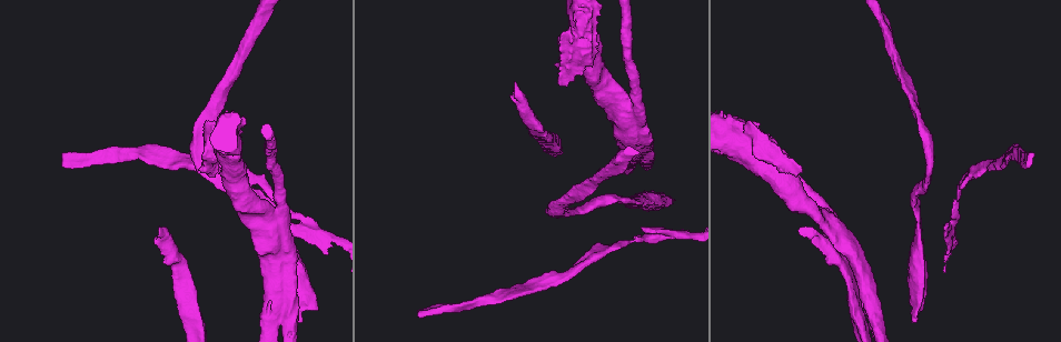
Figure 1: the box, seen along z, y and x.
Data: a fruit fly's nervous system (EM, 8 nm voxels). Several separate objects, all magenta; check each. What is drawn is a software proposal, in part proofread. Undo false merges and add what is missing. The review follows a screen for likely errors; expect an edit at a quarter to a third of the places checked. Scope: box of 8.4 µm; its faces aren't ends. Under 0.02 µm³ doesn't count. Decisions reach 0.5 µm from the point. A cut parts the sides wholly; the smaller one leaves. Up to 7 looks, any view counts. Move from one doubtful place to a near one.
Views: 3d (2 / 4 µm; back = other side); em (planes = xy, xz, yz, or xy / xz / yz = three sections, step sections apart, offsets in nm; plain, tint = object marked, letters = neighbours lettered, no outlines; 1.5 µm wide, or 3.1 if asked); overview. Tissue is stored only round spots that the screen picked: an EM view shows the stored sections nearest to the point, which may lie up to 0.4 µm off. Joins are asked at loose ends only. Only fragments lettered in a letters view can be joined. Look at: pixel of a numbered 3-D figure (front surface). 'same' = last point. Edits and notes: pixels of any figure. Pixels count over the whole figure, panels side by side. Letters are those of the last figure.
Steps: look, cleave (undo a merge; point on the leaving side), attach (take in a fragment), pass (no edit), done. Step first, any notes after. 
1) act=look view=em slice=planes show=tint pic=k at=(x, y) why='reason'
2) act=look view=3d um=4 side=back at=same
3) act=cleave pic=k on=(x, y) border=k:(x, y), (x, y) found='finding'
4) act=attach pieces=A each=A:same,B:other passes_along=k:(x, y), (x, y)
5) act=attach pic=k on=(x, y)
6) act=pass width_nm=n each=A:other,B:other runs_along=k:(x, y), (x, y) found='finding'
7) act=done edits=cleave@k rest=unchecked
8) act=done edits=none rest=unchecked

act=look view=3d um=4 pic=1 at=(159, 229) why='free end'

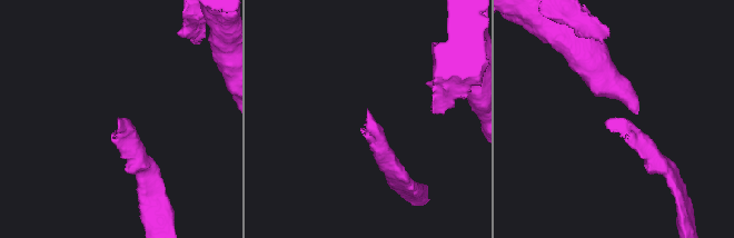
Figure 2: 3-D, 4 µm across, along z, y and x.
act=look view=em slice=xy step=8 show=letters pic=2 at=(368, 111) why='now the EM'

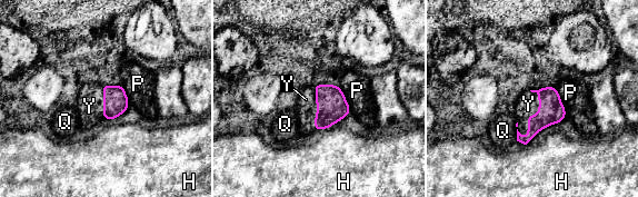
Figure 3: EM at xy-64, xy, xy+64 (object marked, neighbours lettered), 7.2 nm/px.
act=look view=em slice=planes show=letters at=same why='cut it another way'

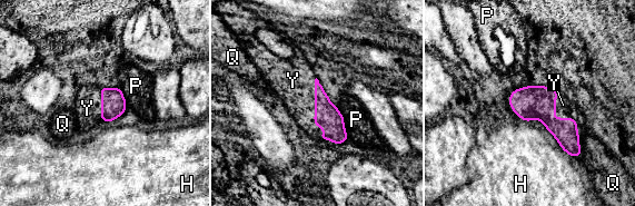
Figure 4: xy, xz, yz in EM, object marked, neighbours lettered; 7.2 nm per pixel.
act=attach pieces=Y longest_contact=Y:440nm each=H:other,P:other,Q:other,Y:same passes_along=4:(327, 116), (315, 110), (294, 84) found='the cell continues'

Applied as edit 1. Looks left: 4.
act=look view=em slice=xy step=4 show=tint pic=1 at=(627, 105) why='arms part here'

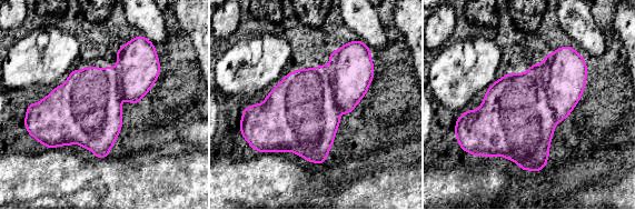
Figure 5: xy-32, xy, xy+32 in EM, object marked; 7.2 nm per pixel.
act=look view=em slice=planes show=letters at=same

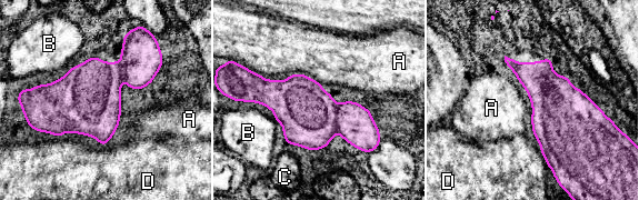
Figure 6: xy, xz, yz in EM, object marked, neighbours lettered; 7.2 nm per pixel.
act=cleave pic=6 on=(355, 123) longest_contact=A:240nm each=A:other,B:other,C:other,D:other border=6:(339, 104), (336, 111), (336, 132) found='two cells meet here'

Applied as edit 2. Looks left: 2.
act=done edits=attach@4,cleave@6 rest=unchecked

